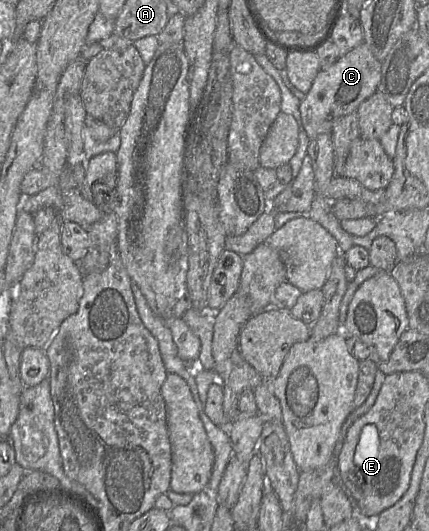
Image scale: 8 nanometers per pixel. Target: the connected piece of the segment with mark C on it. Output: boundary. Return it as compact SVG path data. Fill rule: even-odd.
M362 42L341 56L328 69L320 69L311 89L299 104L303 127L309 139L314 139L322 133L331 132L338 118L357 111L359 105L377 91L381 80L381 68L382 62Z

